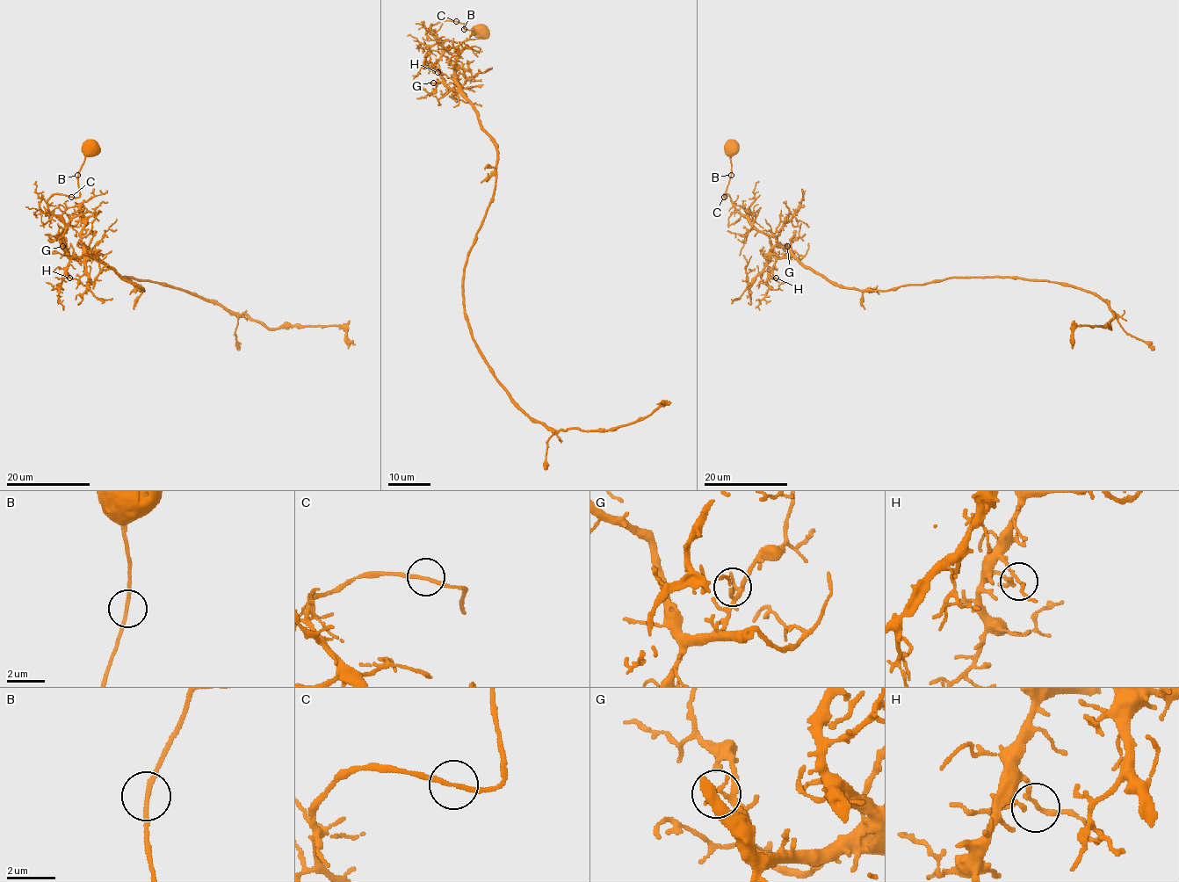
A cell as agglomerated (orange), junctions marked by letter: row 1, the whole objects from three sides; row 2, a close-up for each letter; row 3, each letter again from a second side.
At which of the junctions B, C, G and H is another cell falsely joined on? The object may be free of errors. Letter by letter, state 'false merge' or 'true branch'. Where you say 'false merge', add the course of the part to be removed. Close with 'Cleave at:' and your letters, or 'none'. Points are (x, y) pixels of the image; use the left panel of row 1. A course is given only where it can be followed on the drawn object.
B: true branch
C: true branch
G: true branch
H: true branch
Cleave at: none

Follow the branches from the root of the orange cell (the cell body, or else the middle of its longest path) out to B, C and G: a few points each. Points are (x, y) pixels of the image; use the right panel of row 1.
B: (729, 149), (731, 175)
C: (729, 149), (732, 171), (723, 197)
G: (729, 149), (732, 171), (724, 196), (730, 197), (738, 212), (769, 238), (777, 256), (784, 256), (787, 246)

